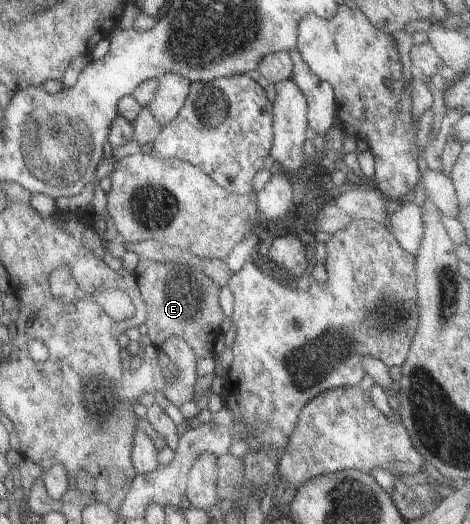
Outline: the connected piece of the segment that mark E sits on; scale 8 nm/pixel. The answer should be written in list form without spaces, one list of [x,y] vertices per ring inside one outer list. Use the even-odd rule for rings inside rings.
[[[138,259],[133,276],[146,306],[144,324],[147,327],[147,333],[145,336],[151,340],[152,345],[159,348],[162,342],[169,337],[179,337],[191,347],[197,359],[211,357],[213,343],[219,335],[224,333],[224,326],[226,325],[226,318],[217,303],[220,288],[199,269],[179,263]]]

